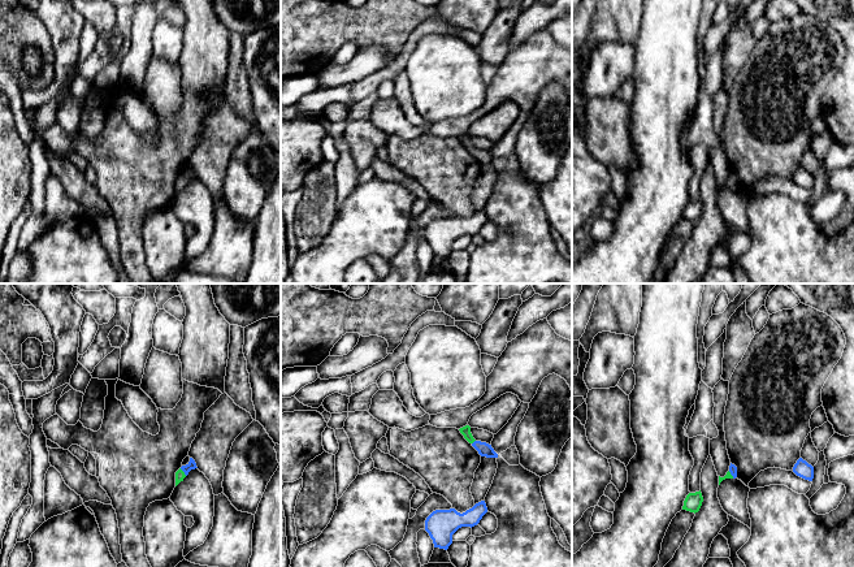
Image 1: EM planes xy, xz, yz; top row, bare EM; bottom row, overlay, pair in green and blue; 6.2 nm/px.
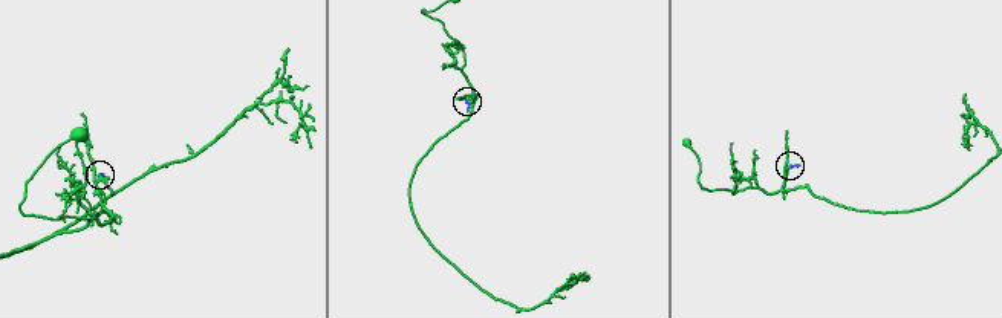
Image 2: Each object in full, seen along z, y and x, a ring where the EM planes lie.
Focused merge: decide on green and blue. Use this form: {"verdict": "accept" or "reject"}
{"verdict": "accept"}

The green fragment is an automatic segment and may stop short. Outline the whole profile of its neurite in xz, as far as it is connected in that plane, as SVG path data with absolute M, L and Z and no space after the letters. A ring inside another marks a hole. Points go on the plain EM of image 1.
M465 134L459 138L464 147L478 160L481 165L486 166L498 166L498 163L494 160L491 153L481 150L476 150L471 142L471 135Z

